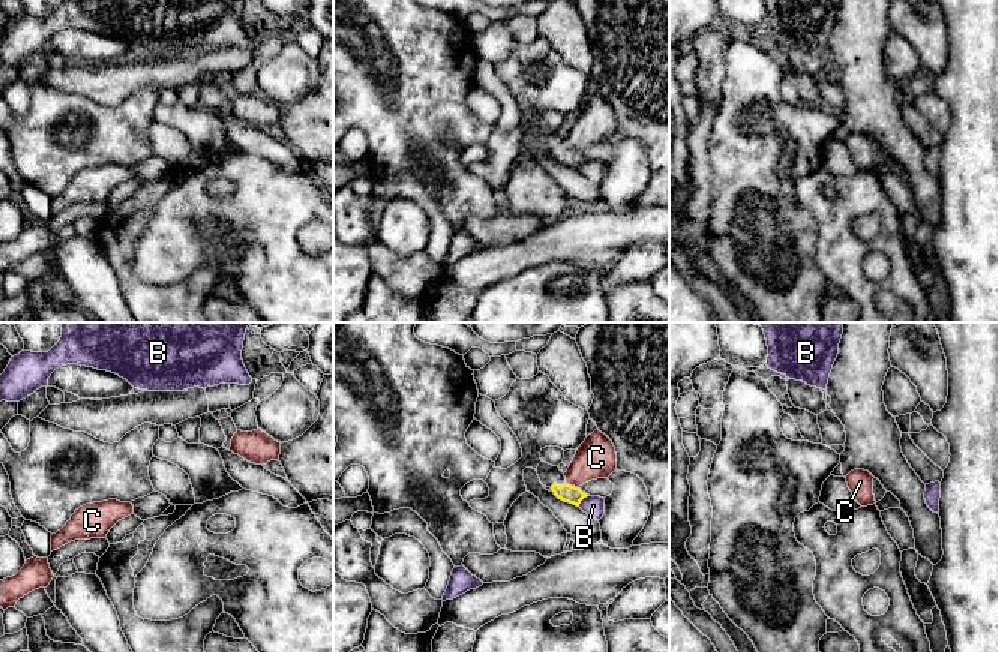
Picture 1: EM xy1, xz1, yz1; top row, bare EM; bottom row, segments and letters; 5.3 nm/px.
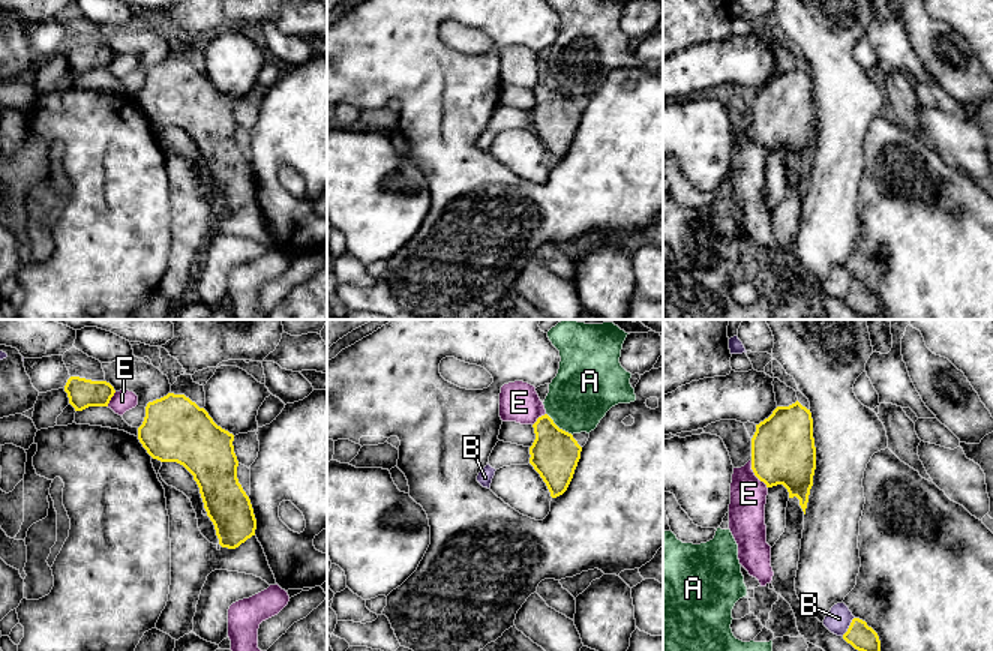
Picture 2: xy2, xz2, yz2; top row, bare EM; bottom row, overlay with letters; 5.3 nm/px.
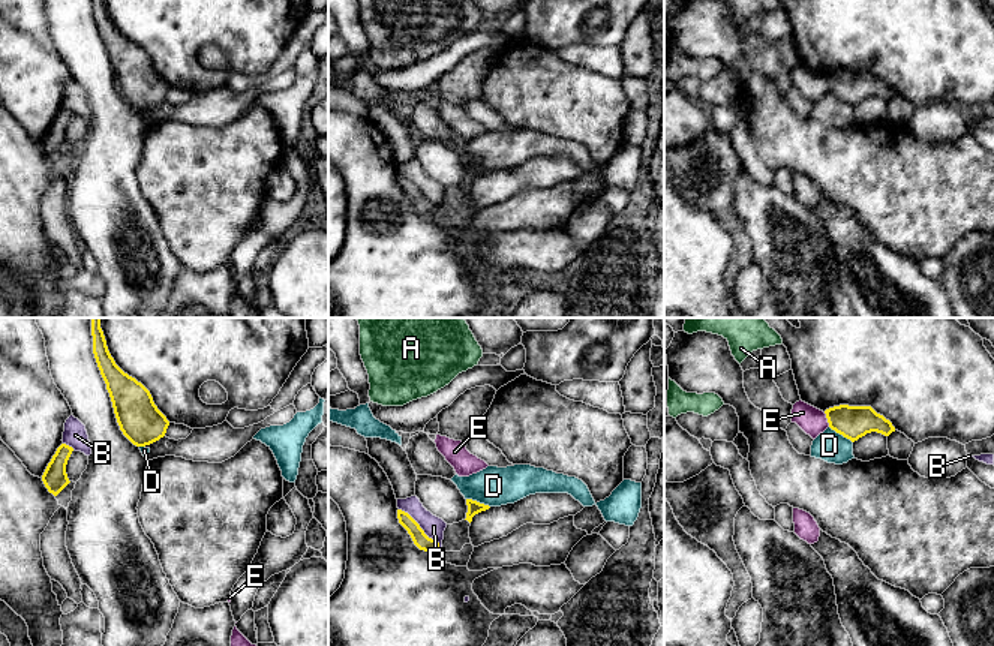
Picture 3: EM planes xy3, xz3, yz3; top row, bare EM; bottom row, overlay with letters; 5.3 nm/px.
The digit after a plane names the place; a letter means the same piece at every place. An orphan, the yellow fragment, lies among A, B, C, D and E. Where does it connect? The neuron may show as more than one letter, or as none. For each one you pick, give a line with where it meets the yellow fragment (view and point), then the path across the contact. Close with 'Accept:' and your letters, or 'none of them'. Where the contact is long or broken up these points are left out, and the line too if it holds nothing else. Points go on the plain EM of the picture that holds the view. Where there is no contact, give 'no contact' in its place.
Accept: none of them

